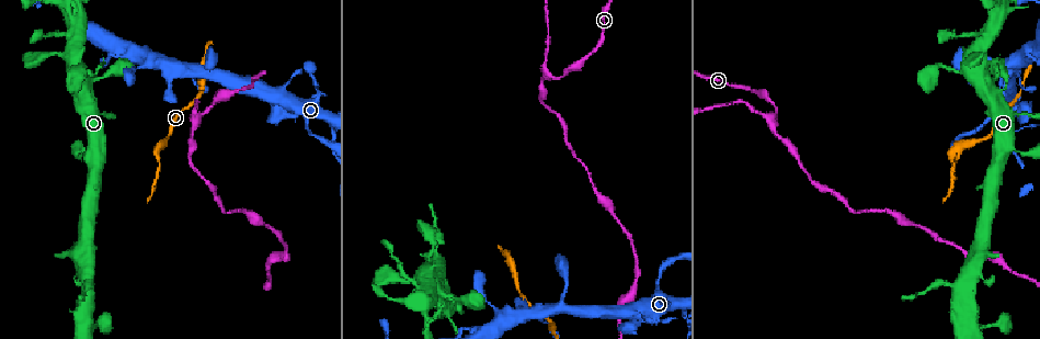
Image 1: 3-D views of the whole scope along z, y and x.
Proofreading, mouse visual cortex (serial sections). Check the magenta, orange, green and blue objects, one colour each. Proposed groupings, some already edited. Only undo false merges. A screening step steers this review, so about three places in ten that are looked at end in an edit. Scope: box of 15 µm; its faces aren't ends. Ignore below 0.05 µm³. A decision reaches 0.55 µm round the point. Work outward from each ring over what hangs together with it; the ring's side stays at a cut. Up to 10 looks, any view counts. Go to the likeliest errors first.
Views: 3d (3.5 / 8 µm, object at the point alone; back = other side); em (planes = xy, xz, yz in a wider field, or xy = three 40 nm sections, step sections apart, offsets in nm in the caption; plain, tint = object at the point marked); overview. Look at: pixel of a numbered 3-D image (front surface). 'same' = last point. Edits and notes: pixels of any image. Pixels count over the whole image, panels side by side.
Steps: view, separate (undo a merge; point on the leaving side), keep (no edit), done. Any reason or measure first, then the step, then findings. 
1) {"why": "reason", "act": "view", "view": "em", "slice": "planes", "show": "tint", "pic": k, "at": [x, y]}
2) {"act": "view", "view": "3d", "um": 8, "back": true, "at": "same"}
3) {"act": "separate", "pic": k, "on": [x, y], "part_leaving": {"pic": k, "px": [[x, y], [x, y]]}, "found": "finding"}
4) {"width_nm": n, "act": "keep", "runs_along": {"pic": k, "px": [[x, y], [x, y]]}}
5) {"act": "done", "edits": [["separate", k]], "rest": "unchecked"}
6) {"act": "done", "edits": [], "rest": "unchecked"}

{"why": "arms part here", "act": "view", "view": "3d", "um": 8, "pic": 1, "at": [196, 118]}

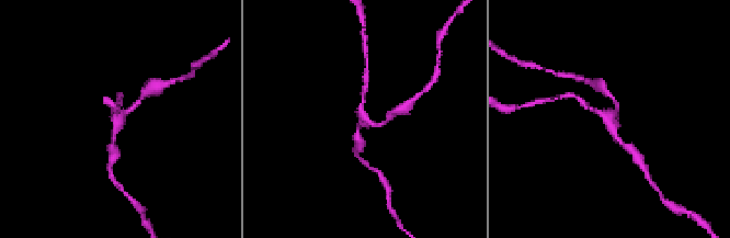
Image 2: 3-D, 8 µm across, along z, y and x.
{"arms": 3, "arm_widths_nm": [150, 150, 200], "why": "now the EM", "act": "view", "view": "em", "slice": "xy", "step": 2, "show": "tint", "pic": 2, "at": [121, 119]}

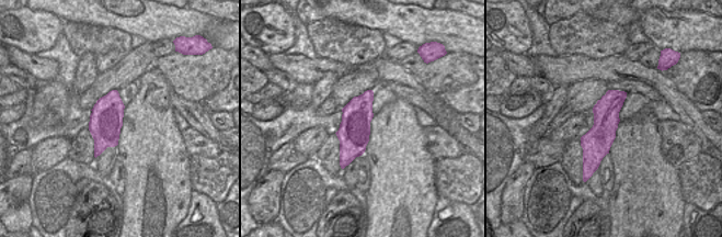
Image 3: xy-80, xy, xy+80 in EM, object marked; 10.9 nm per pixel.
{"act": "keep", "runs_along": {"pic": 2, "px": [[144, 97], [120, 117], [112, 144]]}, "found": "one cell here"}

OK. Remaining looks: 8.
{"why": "three-way junction", "act": "view", "view": "3d", "um": 8, "pic": 1, "at": [956, 283]}

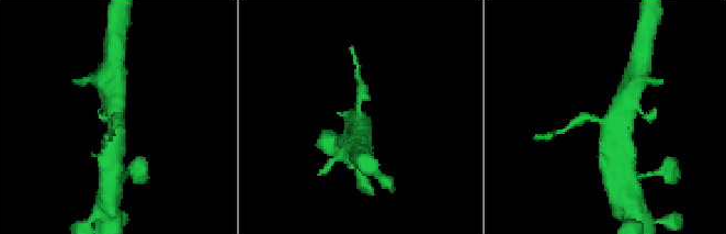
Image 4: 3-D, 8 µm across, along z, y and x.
{"why": "closer look", "act": "view", "view": "3d", "um": 3.5, "pic": 4, "at": [360, 118]}

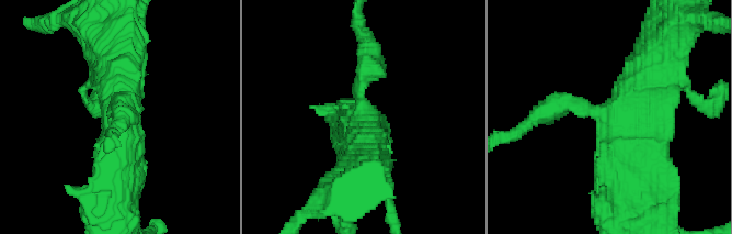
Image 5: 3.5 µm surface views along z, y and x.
{"act": "view", "view": "em", "slice": "planes", "show": "tint", "pic": 5, "at": [362, 117]}

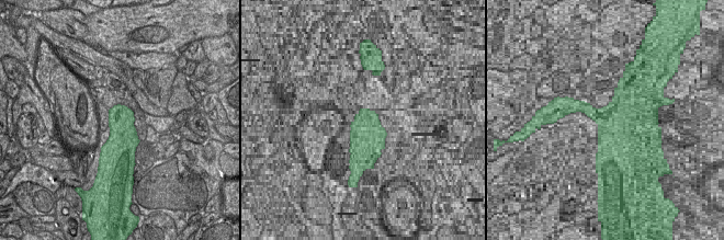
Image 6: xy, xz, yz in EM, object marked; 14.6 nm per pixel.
{"act": "keep", "runs_along": {"pic": 5, "px": [[656, 57], [624, 121], [629, 194]]}, "found": "all the same cell"}

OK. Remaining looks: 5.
{"why": "sharp bend", "act": "view", "view": "3d", "um": 3.5, "pic": 1, "at": [1010, 7]}

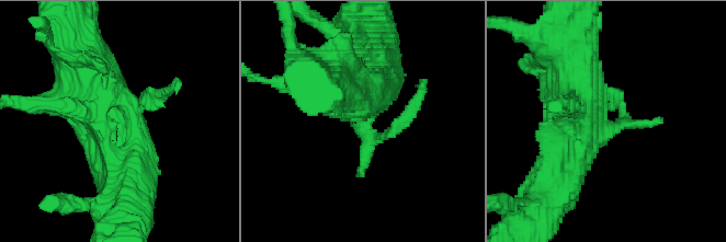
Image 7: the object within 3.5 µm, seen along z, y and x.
{"why": "need the tissue", "act": "view", "view": "em", "slice": "xy", "step": 5, "show": "tint", "pic": 7, "at": [608, 126]}

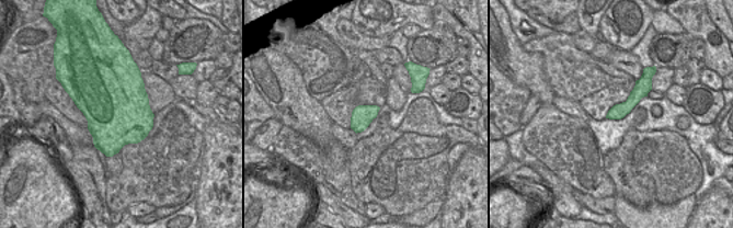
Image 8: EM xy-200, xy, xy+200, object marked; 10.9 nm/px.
{"act": "keep", "runs_along": {"pic": 8, "px": [[645, 87], [623, 109], [609, 115]]}, "found": "continuous, no second cell"}

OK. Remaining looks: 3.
{"why": "sharp bend", "act": "view", "view": "em", "slice": "xy", "step": 3, "show": "tint", "pic": 1, "at": [951, 151]}

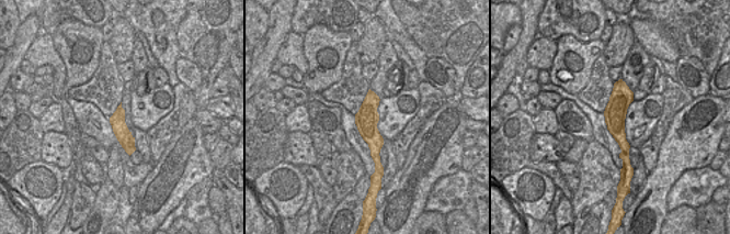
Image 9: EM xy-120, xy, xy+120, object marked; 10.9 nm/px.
{"act": "view", "view": "3d", "um": 3.5, "at": "same"}

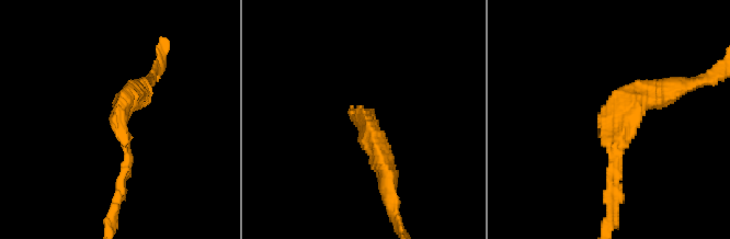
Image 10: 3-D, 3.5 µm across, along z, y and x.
{"act": "keep", "runs_along": {"pic": 9, "px": [[620, 82], [618, 134], [626, 160]]}, "found": "one cell here"}

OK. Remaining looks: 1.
{"act": "done", "edits": [], "rest": "unchecked"}

